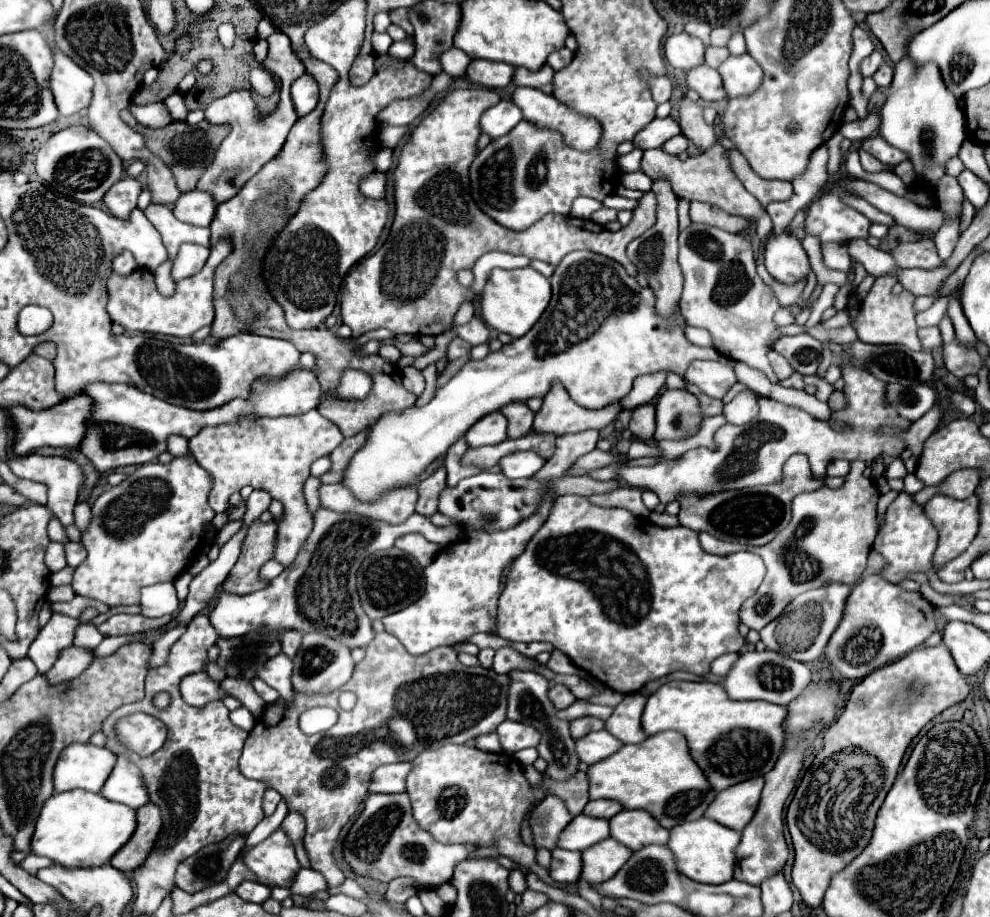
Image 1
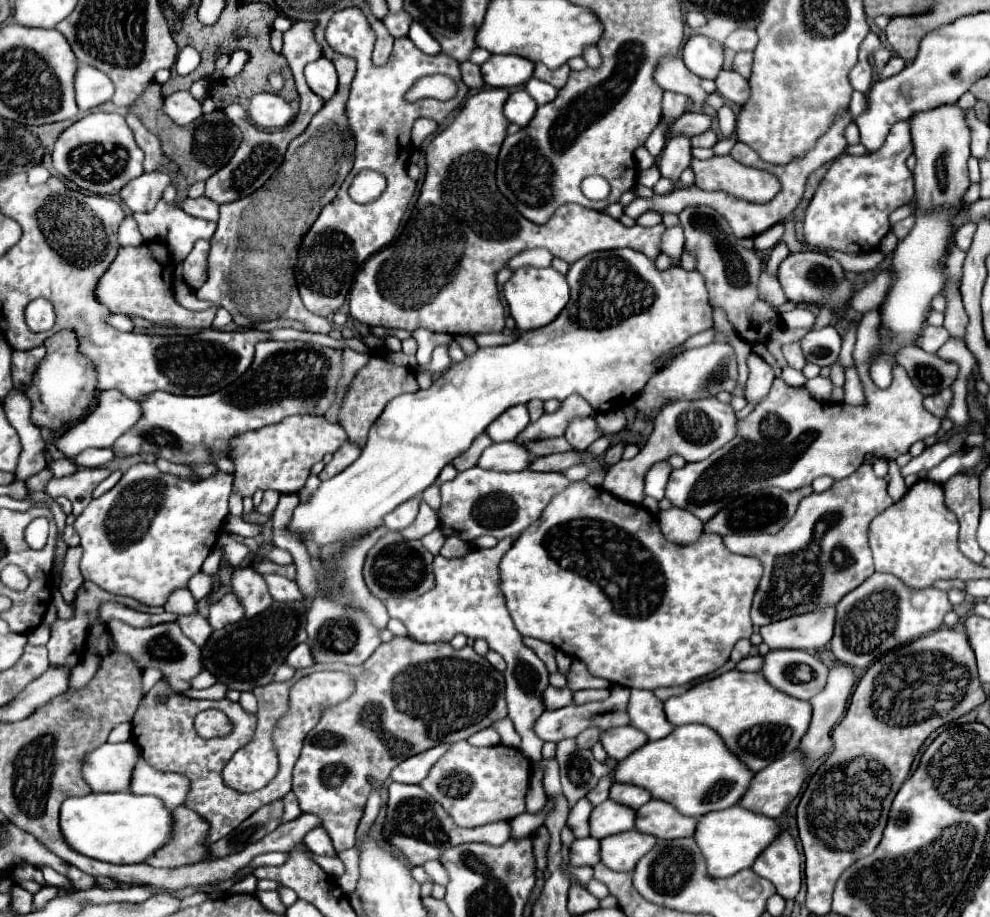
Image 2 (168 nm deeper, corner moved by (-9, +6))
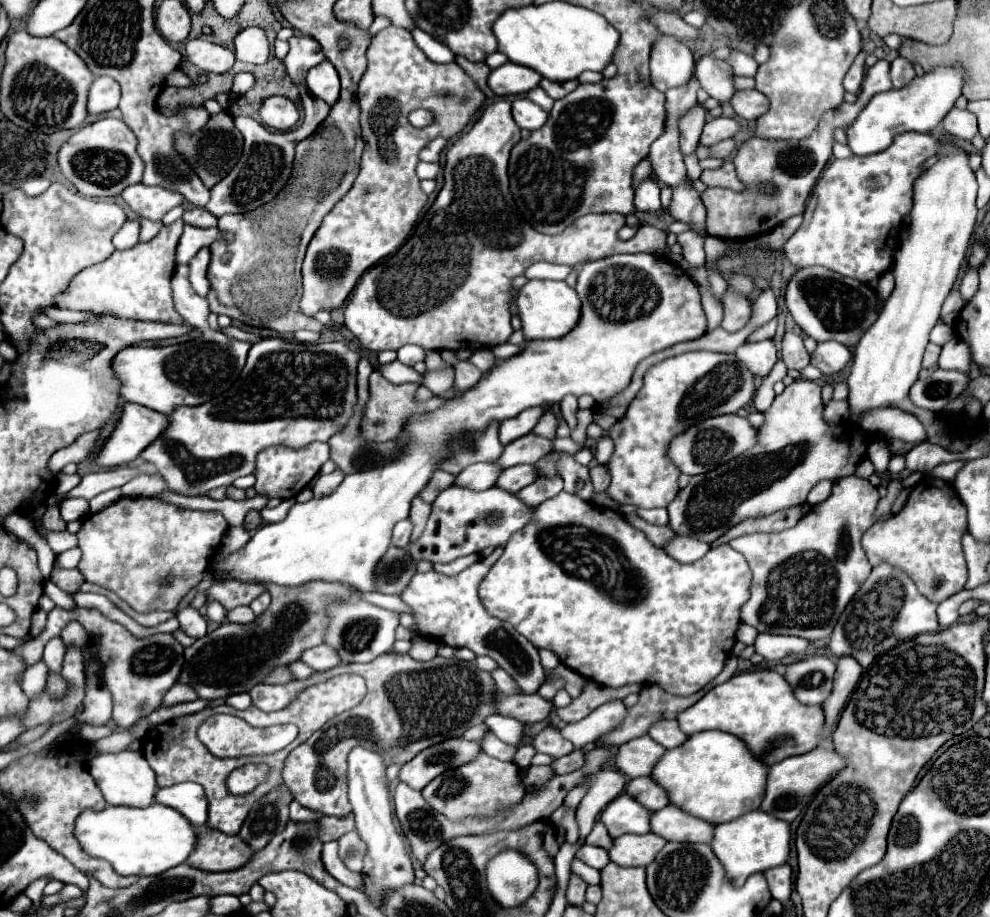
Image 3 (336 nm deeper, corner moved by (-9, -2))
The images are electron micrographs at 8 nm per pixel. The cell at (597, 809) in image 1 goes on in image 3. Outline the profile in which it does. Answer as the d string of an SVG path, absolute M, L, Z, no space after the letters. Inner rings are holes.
M637 777L637 779L631 779L625 787L625 793L631 795L637 803L641 803L647 811L655 813L659 811L661 807L669 805L669 799L667 799L667 793L649 777Z

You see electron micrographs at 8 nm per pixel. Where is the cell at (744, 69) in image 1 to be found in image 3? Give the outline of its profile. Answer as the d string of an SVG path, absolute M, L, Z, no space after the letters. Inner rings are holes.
M731 51L731 57L727 59L727 63L733 67L733 73L739 75L739 73L751 73L749 77L755 75L757 71L757 63L751 55L745 55L741 51Z

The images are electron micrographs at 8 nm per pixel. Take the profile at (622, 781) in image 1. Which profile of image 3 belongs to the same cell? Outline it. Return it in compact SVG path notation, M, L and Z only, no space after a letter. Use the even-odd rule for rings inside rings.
M701 731L701 733L689 735L683 745L665 751L663 757L655 763L649 777L655 779L655 783L667 791L671 805L711 825L719 825L735 817L741 817L745 811L759 809L761 799L765 795L765 775L767 775L767 767L757 763L749 755L747 747L741 745L735 735L727 735L723 731Z

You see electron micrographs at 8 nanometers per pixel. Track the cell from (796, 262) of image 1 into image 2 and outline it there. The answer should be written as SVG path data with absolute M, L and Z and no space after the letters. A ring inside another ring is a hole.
M801 251L789 253L789 257L779 267L779 283L785 291L787 301L793 303L811 303L817 307L829 305L831 313L841 313L849 309L849 301L855 293L855 285L845 277L843 267L837 259L817 253L817 251Z

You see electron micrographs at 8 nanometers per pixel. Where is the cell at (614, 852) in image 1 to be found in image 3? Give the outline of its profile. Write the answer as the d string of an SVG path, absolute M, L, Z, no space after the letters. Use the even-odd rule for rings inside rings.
M655 833L621 835L608 850L613 863L621 867L647 867L667 841Z

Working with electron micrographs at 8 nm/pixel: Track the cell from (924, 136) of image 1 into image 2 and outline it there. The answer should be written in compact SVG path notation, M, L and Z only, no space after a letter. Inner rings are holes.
M945 105L945 107L937 107L933 111L925 111L925 113L917 113L911 117L911 137L913 137L913 147L915 147L915 157L917 157L917 165L913 169L913 177L915 177L915 225L909 231L909 235L905 239L901 239L893 251L891 257L891 267L895 273L895 283L891 285L879 315L881 315L881 345L877 349L877 353L871 357L869 363L869 377L871 381L885 389L891 385L893 381L893 369L897 365L895 353L907 345L913 345L913 341L921 335L921 327L927 319L927 315L931 313L931 301L943 293L945 287L945 255L947 249L951 245L951 237L953 237L953 219L959 211L959 207L965 203L963 195L969 189L971 181L969 181L969 171L967 171L967 159L969 159L969 139L971 139L971 131L965 123L965 111L959 109L957 105ZM949 205L951 209L945 213L943 207ZM889 331L893 333L893 337L889 337Z

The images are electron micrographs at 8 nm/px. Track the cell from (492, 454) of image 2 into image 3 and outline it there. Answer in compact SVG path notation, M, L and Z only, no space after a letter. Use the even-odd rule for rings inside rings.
M483 461L483 463L475 463L471 467L467 467L465 471L461 471L461 475L457 475L455 485L463 485L463 487L473 487L477 491L481 489L489 489L497 483L499 475L501 475L503 467L497 461Z

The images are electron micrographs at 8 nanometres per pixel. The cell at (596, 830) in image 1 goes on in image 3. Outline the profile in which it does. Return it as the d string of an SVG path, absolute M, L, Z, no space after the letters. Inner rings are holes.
M619 795L613 799L603 811L601 811L601 821L607 827L609 835L615 839L625 833L635 833L643 835L649 831L649 817L651 813L645 811L635 799L629 799L629 795ZM631 829L631 831L627 831Z

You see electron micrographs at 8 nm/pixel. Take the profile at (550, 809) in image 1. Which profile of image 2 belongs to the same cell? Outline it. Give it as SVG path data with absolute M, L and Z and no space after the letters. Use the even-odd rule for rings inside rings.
M581 799L569 813L567 823L573 829L575 837L589 837L589 815L593 811L593 805L589 799Z

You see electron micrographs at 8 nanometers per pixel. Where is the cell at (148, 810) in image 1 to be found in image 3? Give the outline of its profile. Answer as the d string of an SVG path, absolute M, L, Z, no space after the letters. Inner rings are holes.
M197 827L197 843L187 857L187 865L201 871L233 871L249 861L253 851L241 843L241 837L227 837L211 827Z

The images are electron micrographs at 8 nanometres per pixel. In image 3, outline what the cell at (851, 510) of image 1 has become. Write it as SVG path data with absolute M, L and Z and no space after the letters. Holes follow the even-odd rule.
M851 475L833 483L833 495L823 503L815 505L809 511L809 515L805 515L805 519L801 519L801 523L797 523L795 527L779 533L757 533L757 535L731 539L729 545L747 559L753 571L751 599L741 609L743 623L753 625L759 633L801 635L811 641L829 637L841 611L847 607L847 603L853 599L853 595L859 591L859 587L865 583L865 579L871 573L871 563L867 561L867 555L861 547L861 535L873 523L883 521L891 515L885 513L883 517L875 517L877 503L879 503L877 489L867 479Z

